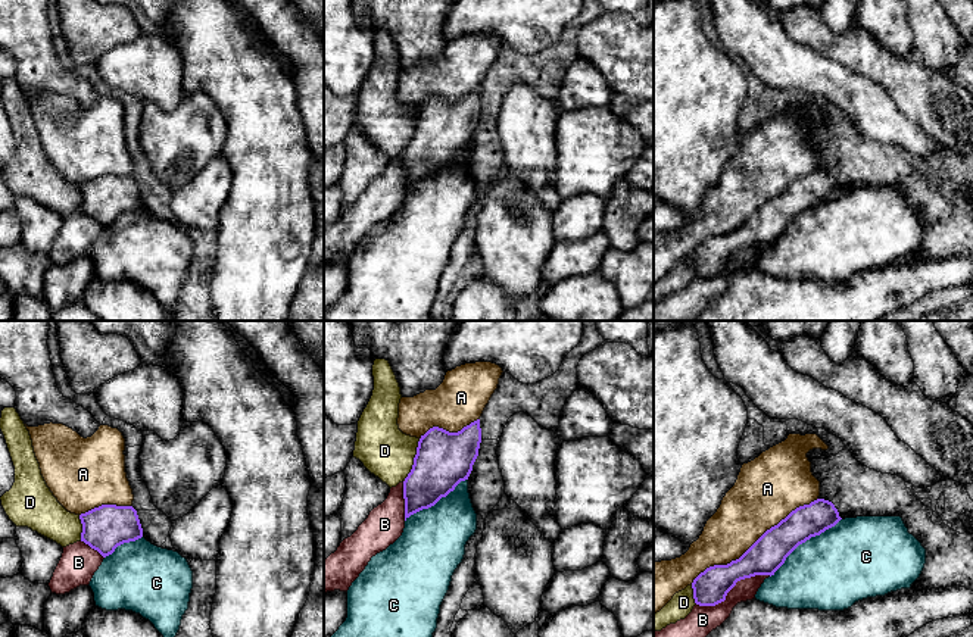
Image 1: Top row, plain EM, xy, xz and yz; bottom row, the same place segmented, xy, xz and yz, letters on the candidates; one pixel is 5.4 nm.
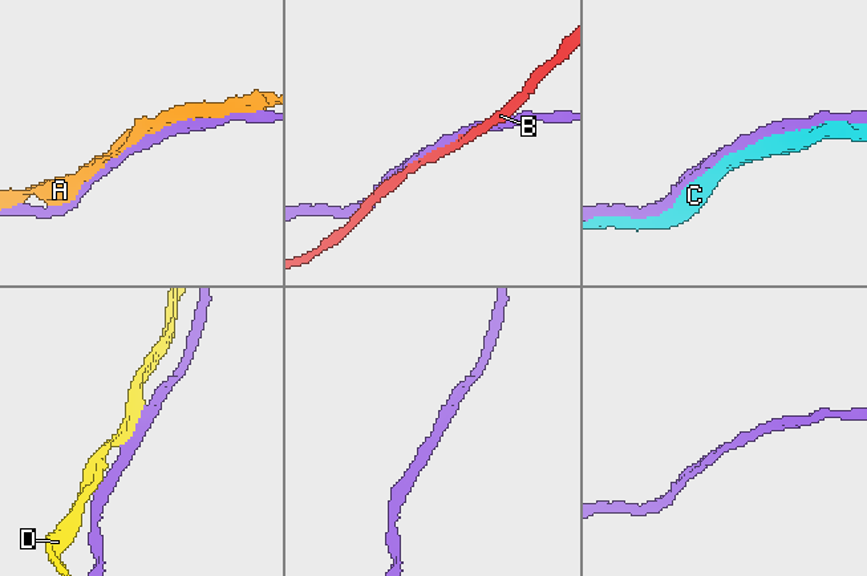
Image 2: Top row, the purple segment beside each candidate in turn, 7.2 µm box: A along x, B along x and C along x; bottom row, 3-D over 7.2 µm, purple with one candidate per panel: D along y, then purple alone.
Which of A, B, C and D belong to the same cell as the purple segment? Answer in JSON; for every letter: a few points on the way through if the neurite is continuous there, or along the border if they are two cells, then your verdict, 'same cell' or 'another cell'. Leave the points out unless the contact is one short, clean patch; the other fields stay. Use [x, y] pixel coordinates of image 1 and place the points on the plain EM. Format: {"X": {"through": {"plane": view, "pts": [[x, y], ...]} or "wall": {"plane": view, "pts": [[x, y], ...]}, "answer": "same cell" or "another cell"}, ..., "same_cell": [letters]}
{"A": {"answer": "another cell"}, "B": {"answer": "another cell"}, "C": {"answer": "same cell"}, "D": {"answer": "another cell"}, "same_cell": ["C"]}

